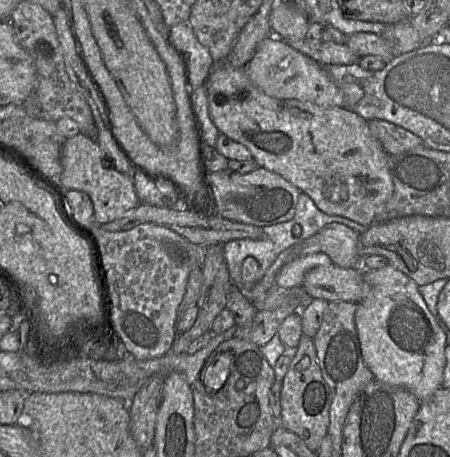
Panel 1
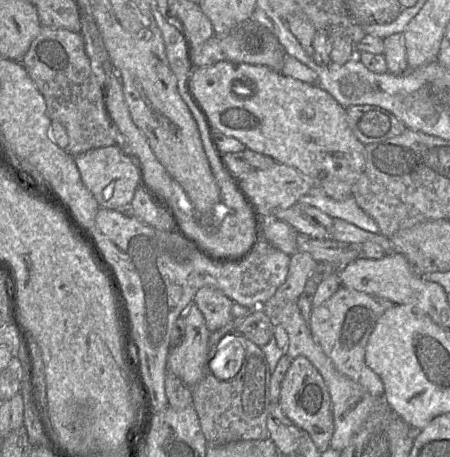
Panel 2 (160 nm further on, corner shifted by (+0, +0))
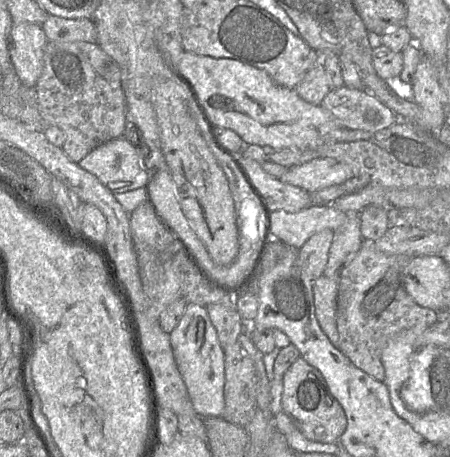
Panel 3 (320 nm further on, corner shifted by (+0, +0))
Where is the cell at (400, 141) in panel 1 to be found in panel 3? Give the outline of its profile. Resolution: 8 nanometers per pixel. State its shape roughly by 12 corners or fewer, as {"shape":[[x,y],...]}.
{"shape":[[332,89],[320,105],[340,127],[377,132],[396,114],[372,93]]}

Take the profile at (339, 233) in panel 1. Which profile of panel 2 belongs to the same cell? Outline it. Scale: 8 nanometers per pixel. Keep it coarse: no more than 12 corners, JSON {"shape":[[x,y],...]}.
{"shape":[[297,201],[274,217],[300,235],[330,239],[333,218]]}

